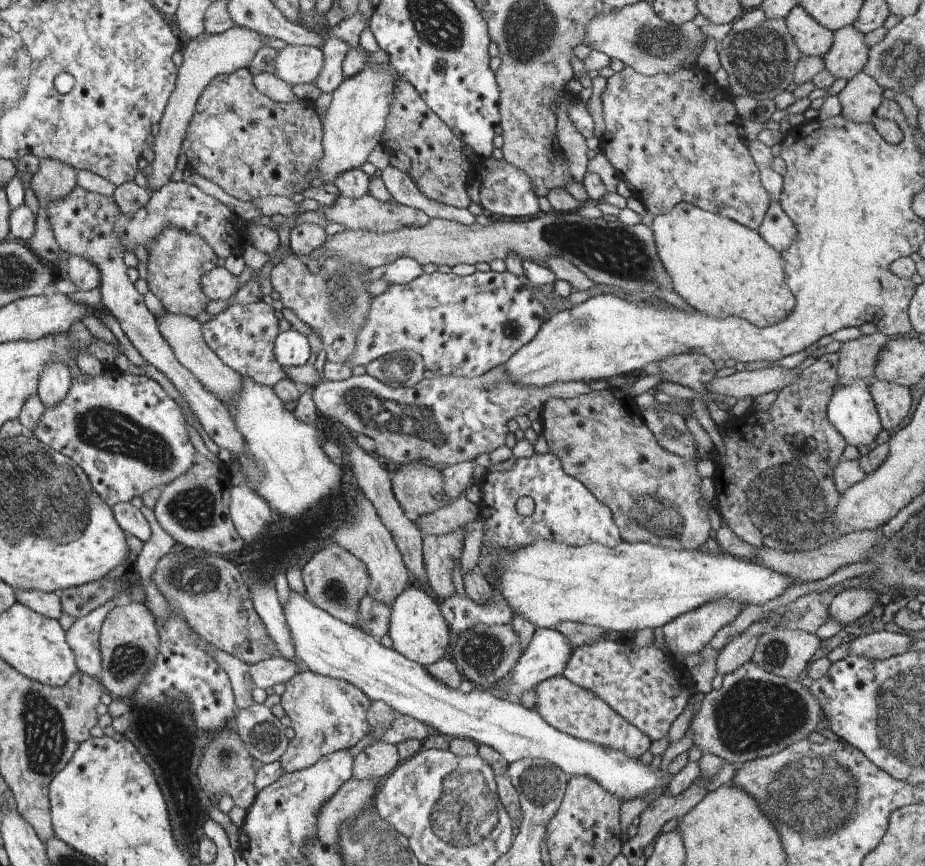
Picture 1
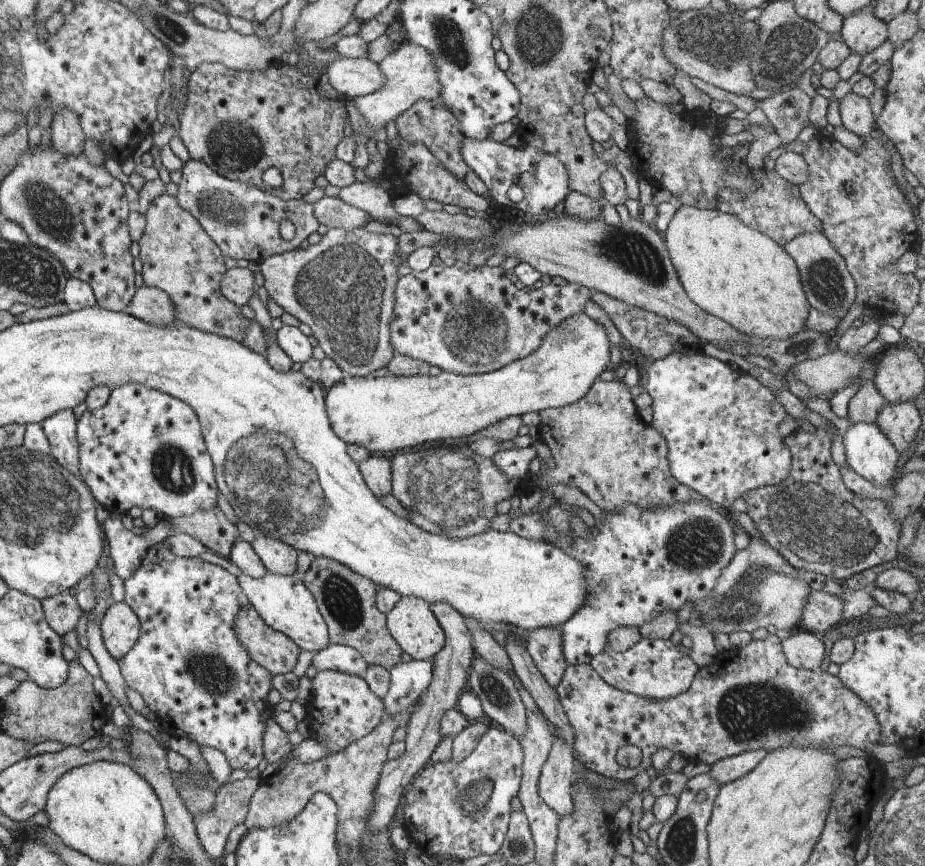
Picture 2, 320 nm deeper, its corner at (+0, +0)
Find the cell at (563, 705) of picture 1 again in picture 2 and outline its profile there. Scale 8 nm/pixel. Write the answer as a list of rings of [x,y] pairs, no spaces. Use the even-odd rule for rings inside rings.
[[[770,635],[764,640],[752,639],[743,649],[732,647],[730,650],[725,652],[723,656],[714,658],[709,665],[700,667],[691,682],[690,688],[667,699],[649,699],[639,697],[638,695],[621,691],[620,689],[614,688],[611,684],[608,684],[599,674],[594,670],[591,663],[587,665],[573,666],[568,665],[566,672],[563,674],[560,684],[557,686],[557,693],[560,697],[565,715],[568,717],[569,726],[574,734],[573,748],[578,752],[577,760],[583,763],[592,772],[597,772],[604,775],[605,777],[612,777],[617,779],[619,782],[631,781],[634,776],[640,774],[640,772],[646,771],[646,769],[653,764],[652,757],[656,751],[660,749],[670,749],[675,752],[678,756],[683,756],[688,762],[696,763],[703,761],[706,764],[714,766],[719,760],[724,760],[746,751],[753,751],[758,749],[766,749],[767,754],[770,751],[782,748],[788,743],[794,743],[795,745],[805,746],[810,745],[826,745],[829,747],[836,746],[852,746],[852,748],[872,748],[879,744],[881,739],[881,724],[876,718],[872,707],[869,707],[867,702],[864,702],[855,692],[852,692],[839,678],[838,676],[832,675],[831,673],[816,670],[811,671],[810,669],[799,669],[792,666],[785,657],[783,646],[781,645],[781,638],[777,635]],[[626,744],[634,744],[642,750],[643,758],[640,766],[636,769],[628,769],[620,766],[616,761],[616,752],[618,748]]]

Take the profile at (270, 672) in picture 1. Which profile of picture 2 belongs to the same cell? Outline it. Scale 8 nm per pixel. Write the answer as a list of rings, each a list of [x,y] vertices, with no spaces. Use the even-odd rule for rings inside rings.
[[[328,644],[313,658],[318,671],[340,671],[351,675],[364,675],[369,667],[364,657],[351,646]]]

